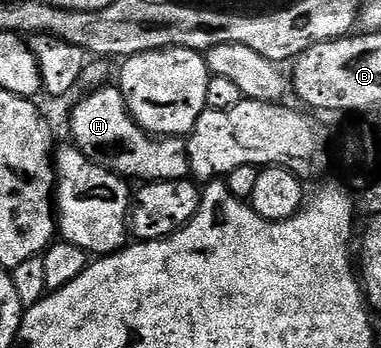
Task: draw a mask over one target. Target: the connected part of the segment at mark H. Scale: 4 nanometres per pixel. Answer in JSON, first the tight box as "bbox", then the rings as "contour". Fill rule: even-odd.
{"bbox":[69,86,189,183],"contour":[[[102,86],[96,93],[90,94],[93,95],[90,99],[85,99],[82,103],[74,105],[73,116],[69,119],[69,131],[73,134],[72,146],[78,147],[95,165],[99,165],[108,171],[114,171],[116,175],[129,181],[141,179],[137,181],[158,183],[159,181],[186,178],[189,175],[189,148],[186,140],[181,137],[154,137],[148,135],[129,116],[129,110],[125,104],[125,99],[121,95],[120,86],[109,86]]]}

